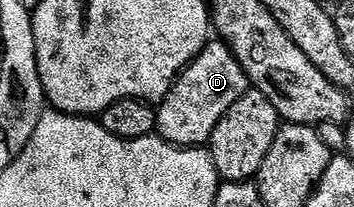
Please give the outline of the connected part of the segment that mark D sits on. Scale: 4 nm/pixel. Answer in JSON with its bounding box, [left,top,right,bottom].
[157,41,248,148]

